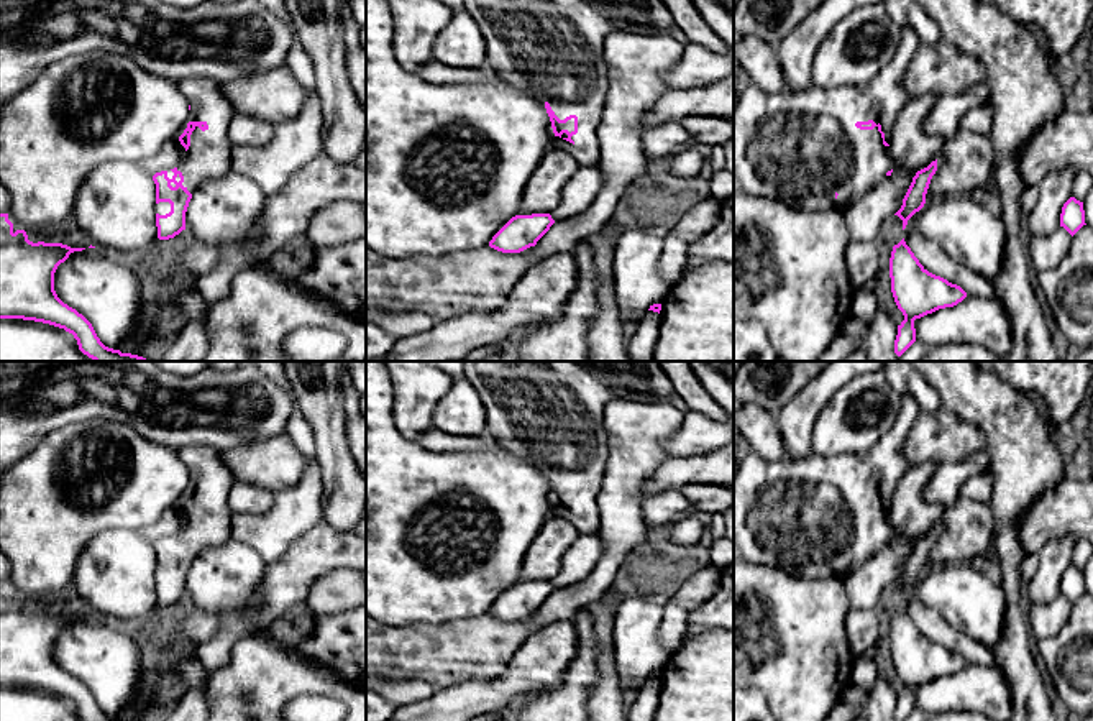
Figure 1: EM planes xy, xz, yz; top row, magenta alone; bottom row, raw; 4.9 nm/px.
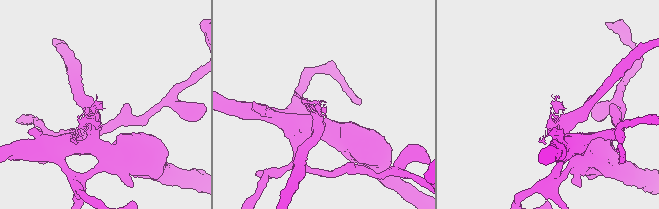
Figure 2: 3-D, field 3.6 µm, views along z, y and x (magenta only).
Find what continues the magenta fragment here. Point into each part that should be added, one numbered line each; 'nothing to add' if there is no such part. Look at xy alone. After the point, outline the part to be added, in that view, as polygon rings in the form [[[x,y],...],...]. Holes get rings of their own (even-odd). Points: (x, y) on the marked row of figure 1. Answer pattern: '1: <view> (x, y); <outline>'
1: xy (209, 156); [[[185,79],[179,89],[190,105],[189,122],[208,125],[205,131],[195,126],[185,158],[176,166],[184,176],[182,186],[194,194],[202,182],[231,171],[233,143],[228,128],[236,112],[220,85],[210,79]]]

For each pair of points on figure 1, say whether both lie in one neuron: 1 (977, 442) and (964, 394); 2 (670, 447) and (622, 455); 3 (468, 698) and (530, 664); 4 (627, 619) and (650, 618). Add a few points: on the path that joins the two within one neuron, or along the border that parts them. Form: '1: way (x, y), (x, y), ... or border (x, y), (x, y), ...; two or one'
1: border (942, 406), (970, 421), (985, 437), (987, 450); two
2: border (685, 416), (663, 442), (668, 455); two
3: way (483, 697), (498, 693), (516, 679); one
4: way (632, 619), (645, 618); one

